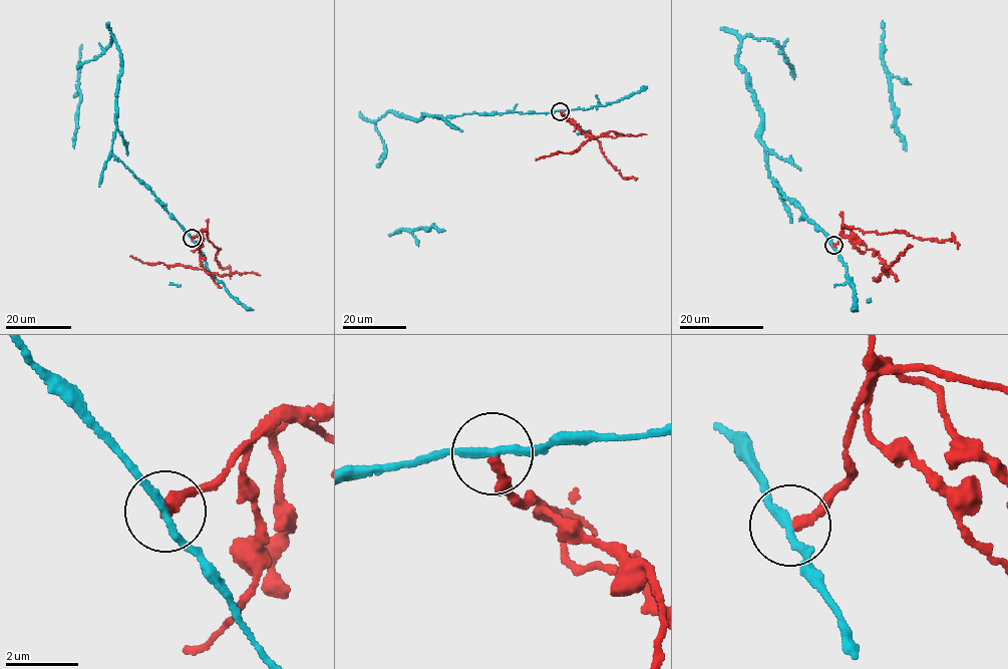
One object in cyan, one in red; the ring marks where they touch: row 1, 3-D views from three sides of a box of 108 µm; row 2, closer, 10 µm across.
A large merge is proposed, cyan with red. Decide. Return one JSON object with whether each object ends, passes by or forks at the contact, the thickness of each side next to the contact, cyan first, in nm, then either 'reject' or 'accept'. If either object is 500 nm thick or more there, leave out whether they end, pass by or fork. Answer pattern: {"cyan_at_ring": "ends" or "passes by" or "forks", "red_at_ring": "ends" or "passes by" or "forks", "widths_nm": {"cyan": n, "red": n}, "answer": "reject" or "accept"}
{"cyan_at_ring": "passes by", "red_at_ring": "ends", "widths_nm": {"cyan": 200, "red": 240}, "answer": "reject"}

